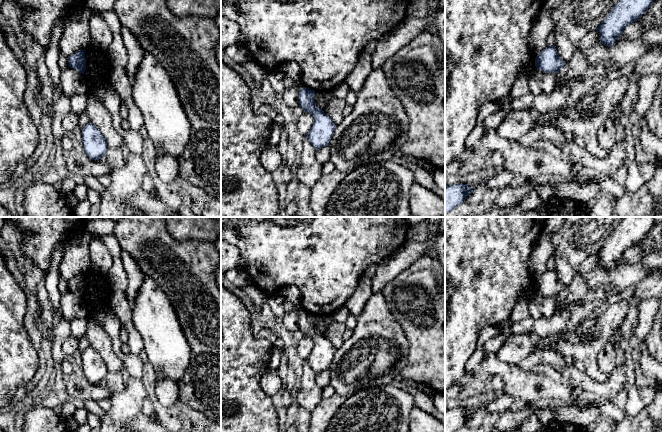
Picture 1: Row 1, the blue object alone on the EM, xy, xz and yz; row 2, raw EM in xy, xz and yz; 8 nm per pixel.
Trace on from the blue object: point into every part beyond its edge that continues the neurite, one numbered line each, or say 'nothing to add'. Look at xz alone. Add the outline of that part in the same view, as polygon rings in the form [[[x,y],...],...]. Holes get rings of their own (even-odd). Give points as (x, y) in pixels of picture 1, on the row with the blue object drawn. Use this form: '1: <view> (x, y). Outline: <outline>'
nothing to add

